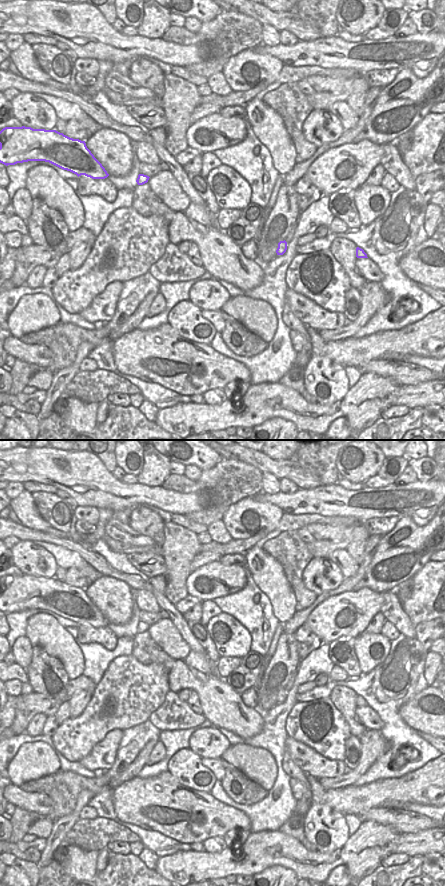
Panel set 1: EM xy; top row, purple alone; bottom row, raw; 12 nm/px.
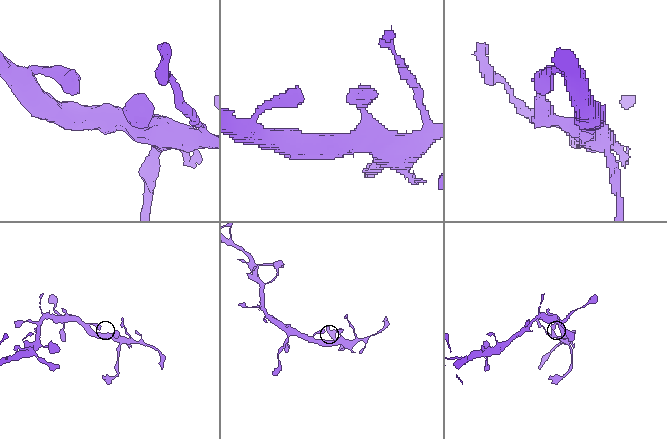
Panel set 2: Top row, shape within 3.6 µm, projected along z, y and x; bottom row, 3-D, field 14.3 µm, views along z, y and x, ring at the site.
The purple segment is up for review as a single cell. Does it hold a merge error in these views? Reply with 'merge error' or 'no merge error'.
no merge error

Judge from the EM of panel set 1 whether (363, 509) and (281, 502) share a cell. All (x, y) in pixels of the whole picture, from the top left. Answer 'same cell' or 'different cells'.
same cell

